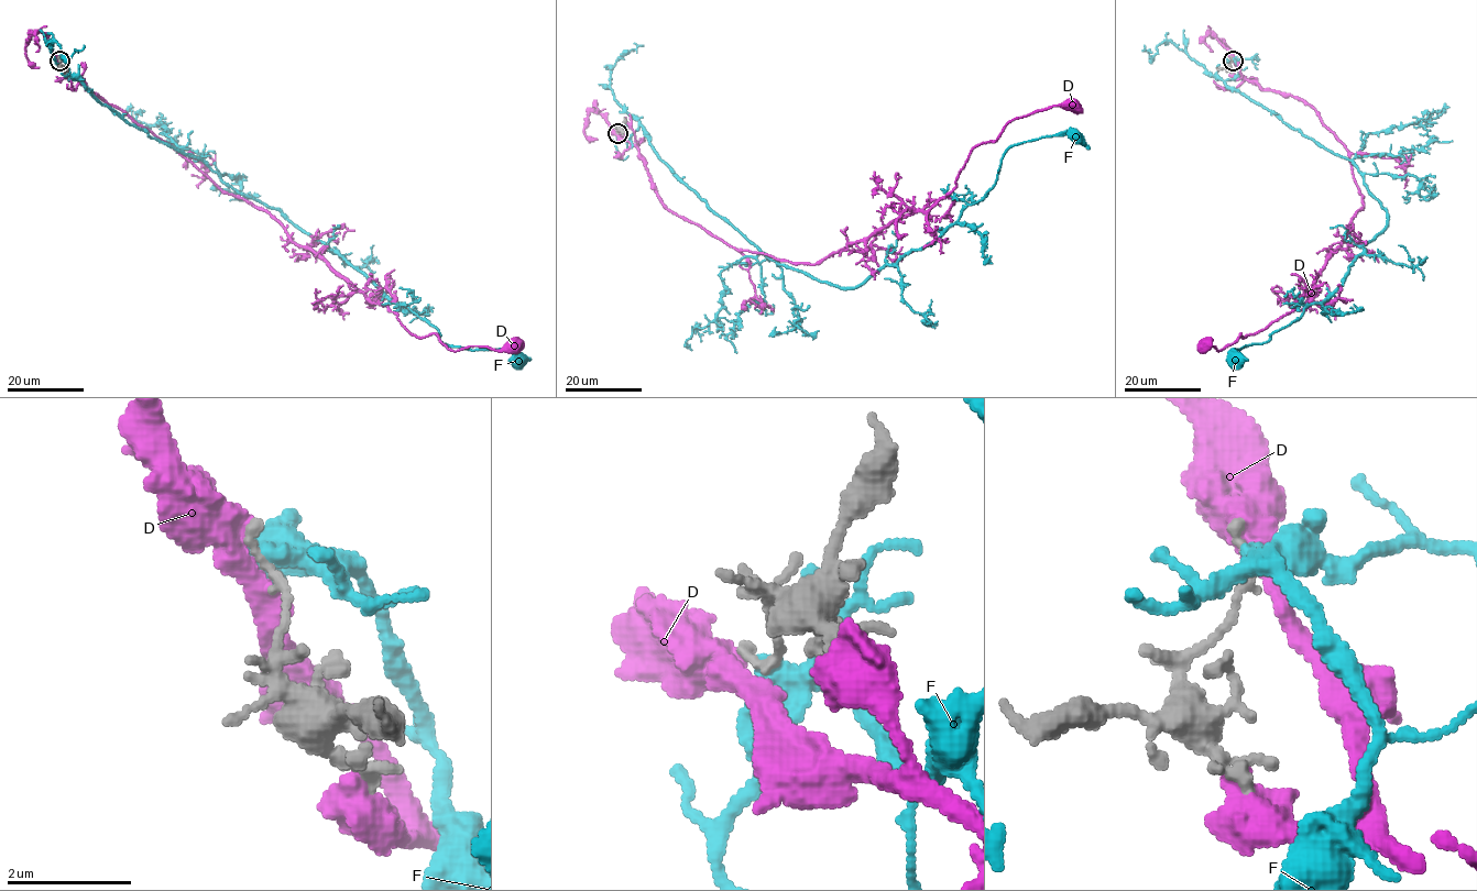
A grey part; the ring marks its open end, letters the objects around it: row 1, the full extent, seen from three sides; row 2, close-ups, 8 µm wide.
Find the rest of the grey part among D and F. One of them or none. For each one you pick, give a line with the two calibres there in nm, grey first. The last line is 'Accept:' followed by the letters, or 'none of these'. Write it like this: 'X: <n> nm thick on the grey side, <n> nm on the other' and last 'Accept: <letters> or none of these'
Accept: none of these

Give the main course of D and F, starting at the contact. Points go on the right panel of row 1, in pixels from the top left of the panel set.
D: (1232, 58), (1248, 83), (1301, 98), (1316, 111), (1348, 152), (1363, 206), (1308, 303), (1220, 351), (1202, 345)
F: (1232, 59), (1239, 73), (1225, 83), (1348, 158), (1387, 220), (1324, 301), (1267, 341), (1234, 349), (1235, 359)

